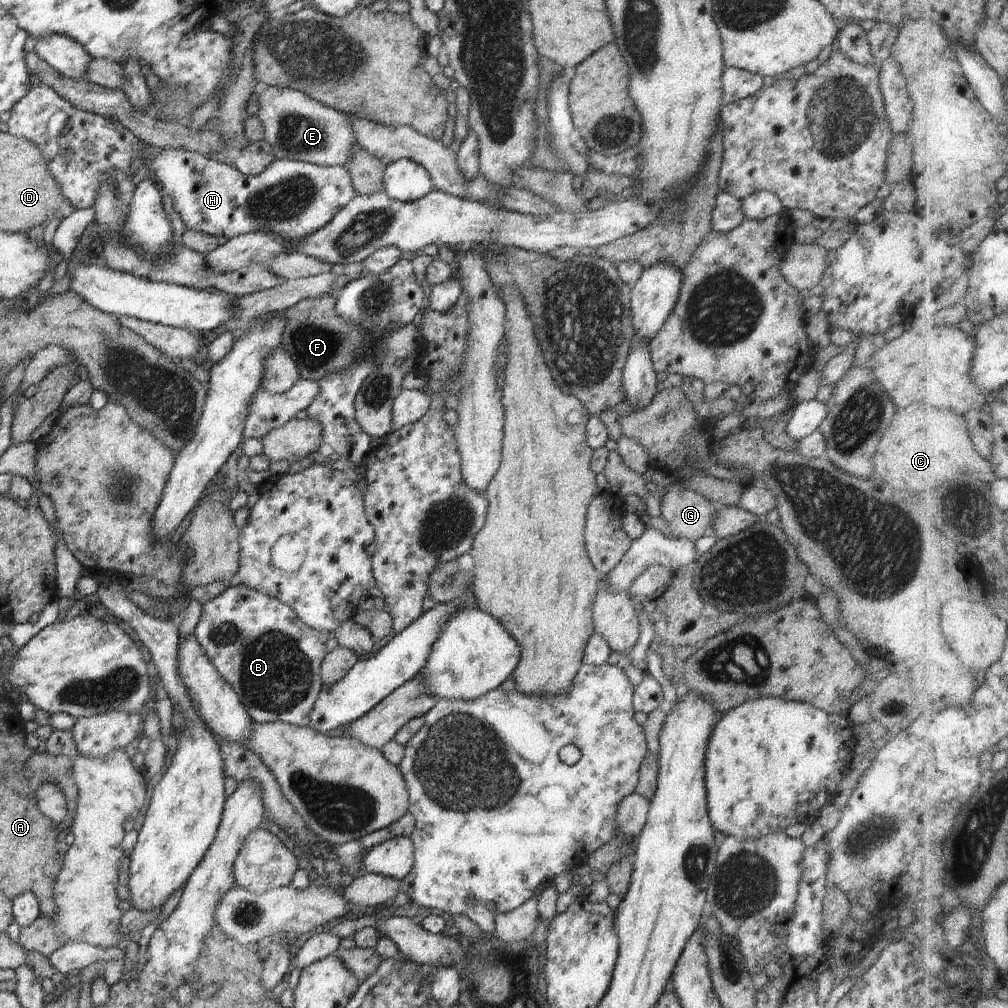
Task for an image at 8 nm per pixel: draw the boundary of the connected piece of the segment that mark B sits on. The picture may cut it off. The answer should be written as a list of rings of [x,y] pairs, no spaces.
[[[238,585],[228,588],[210,602],[203,602],[202,616],[193,636],[216,672],[236,692],[252,721],[310,726],[310,712],[323,688],[321,663],[327,656],[325,643],[332,633],[313,630],[280,600]]]

